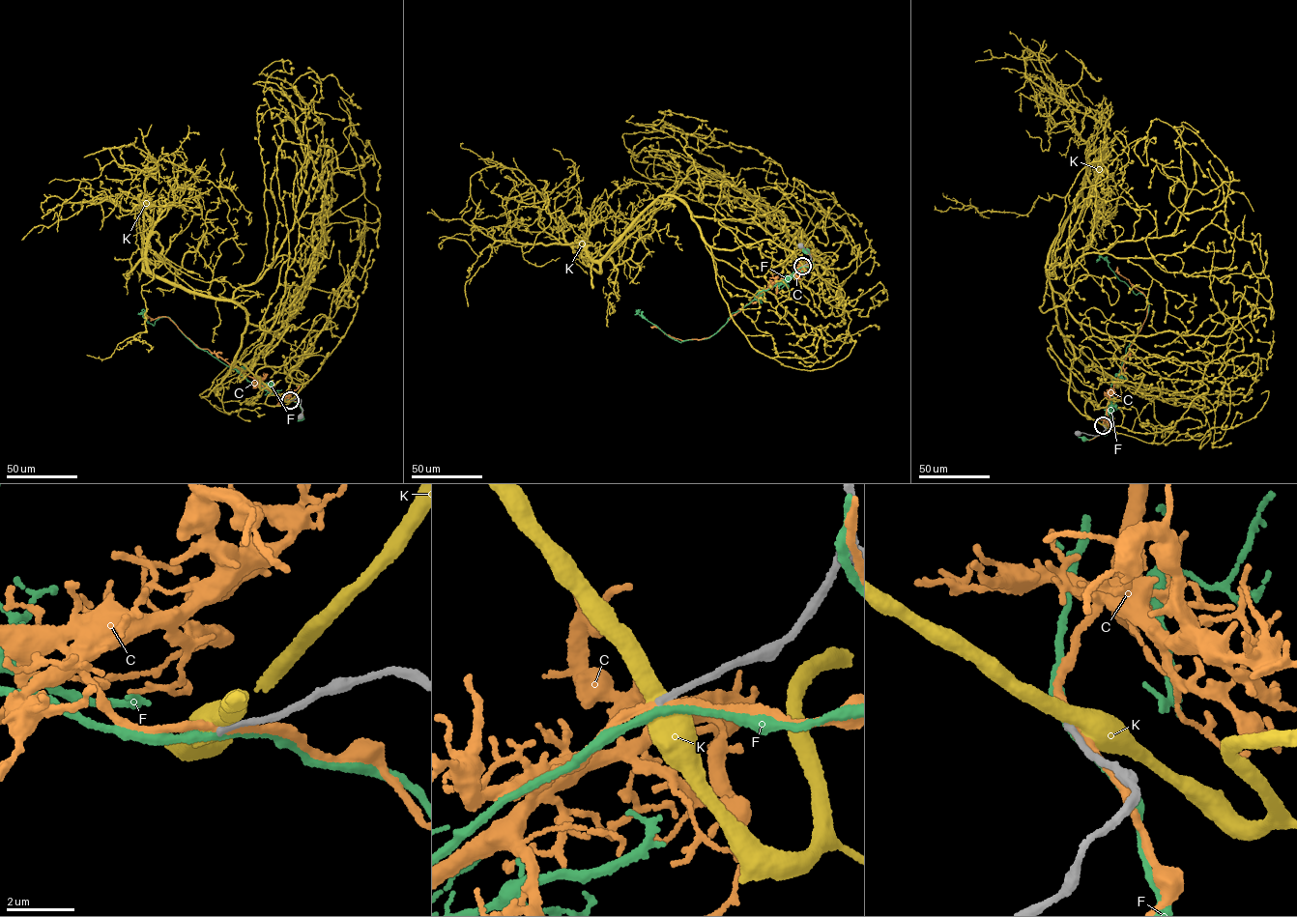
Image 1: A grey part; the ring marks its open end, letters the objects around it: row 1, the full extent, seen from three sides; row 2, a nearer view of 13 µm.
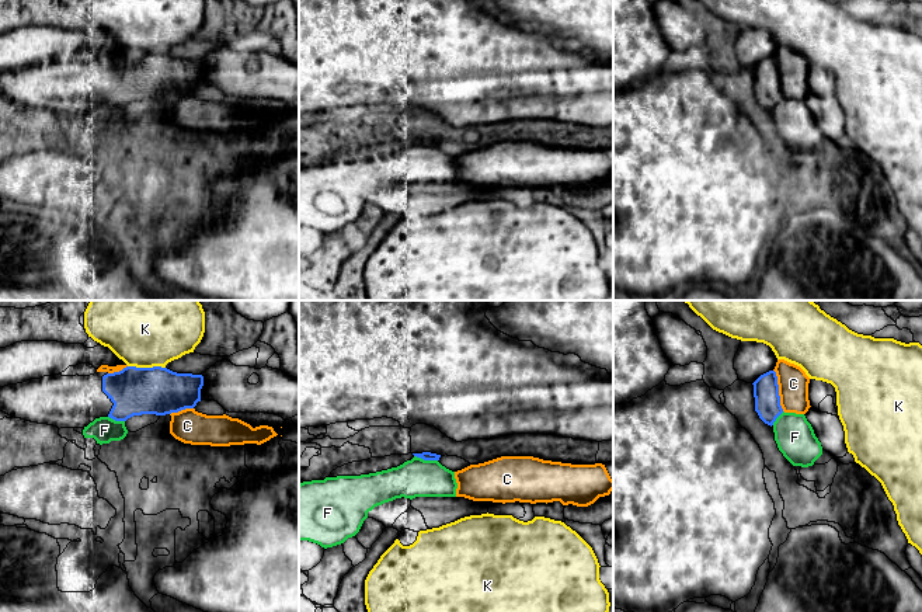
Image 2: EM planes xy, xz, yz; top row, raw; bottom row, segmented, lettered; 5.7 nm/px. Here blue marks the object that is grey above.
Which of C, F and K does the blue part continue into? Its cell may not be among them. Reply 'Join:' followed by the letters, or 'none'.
Join: none

